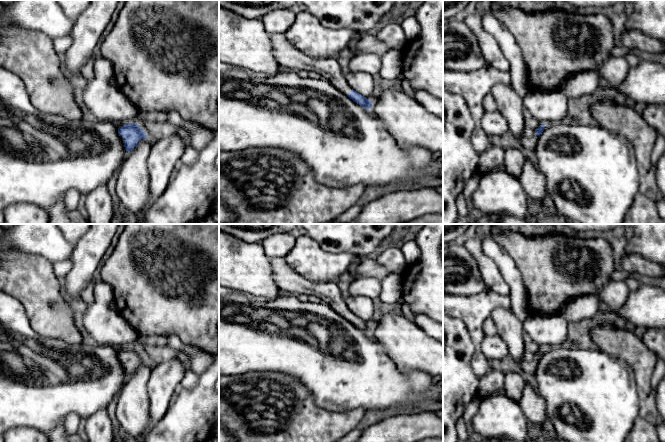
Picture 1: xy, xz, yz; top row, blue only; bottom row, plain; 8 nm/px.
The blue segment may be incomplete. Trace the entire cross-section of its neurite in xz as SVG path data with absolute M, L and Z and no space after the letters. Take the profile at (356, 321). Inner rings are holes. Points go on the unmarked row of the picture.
M284 258L269 259L272 266L273 279L279 289L287 290L295 296L299 294L316 296L363 332L371 332L372 325L349 310L335 281L312 282L295 272Z

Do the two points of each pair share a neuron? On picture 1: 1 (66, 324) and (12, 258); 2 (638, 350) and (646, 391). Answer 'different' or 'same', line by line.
1: same
2: same

